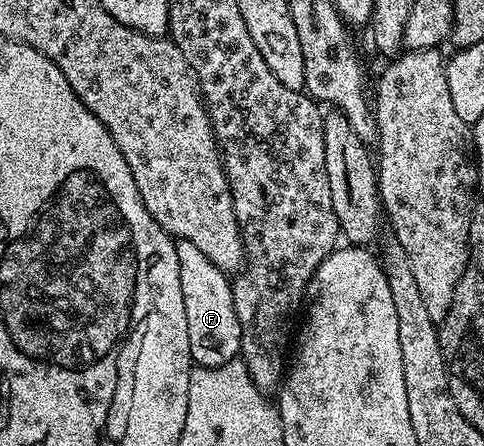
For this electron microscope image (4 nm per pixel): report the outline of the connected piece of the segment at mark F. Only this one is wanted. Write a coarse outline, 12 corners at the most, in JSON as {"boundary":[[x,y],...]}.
{"boundary":[[176,239],[186,333],[197,367],[240,353],[232,279]]}

